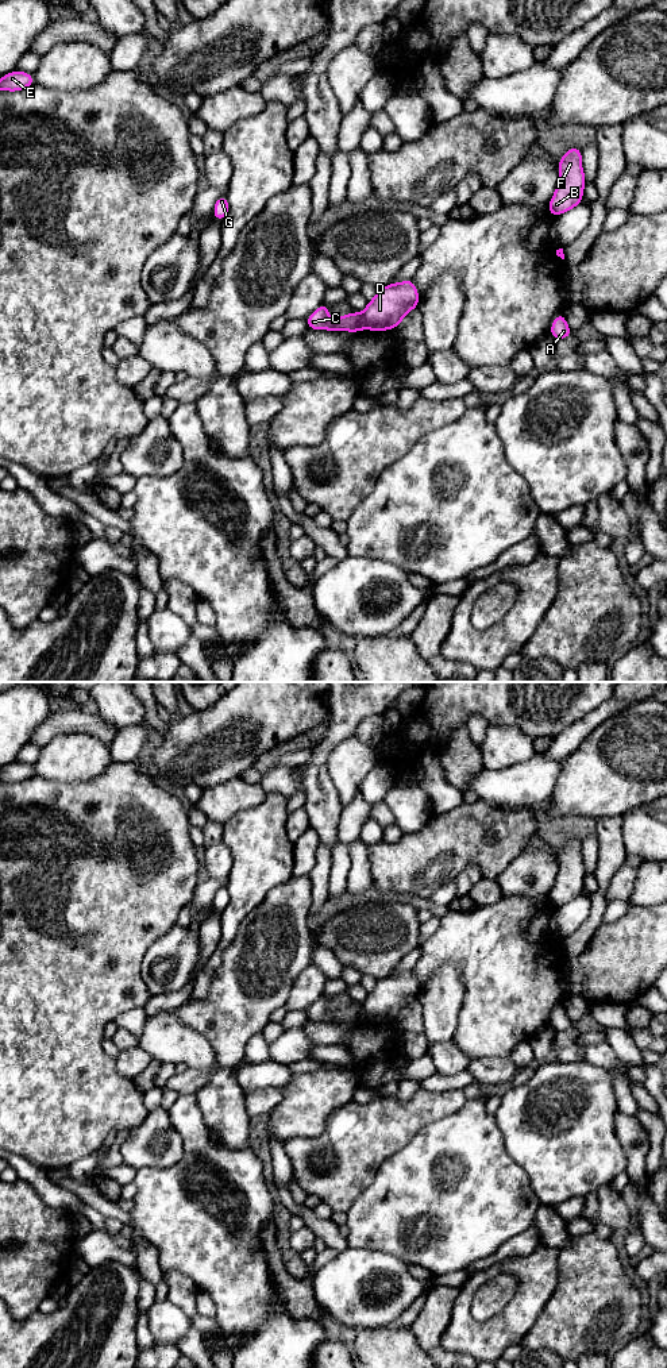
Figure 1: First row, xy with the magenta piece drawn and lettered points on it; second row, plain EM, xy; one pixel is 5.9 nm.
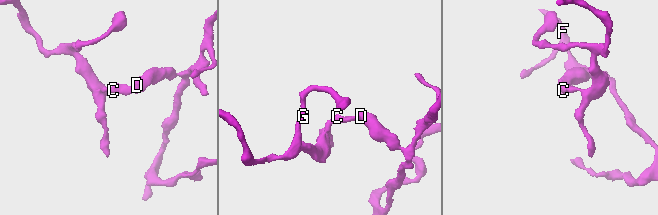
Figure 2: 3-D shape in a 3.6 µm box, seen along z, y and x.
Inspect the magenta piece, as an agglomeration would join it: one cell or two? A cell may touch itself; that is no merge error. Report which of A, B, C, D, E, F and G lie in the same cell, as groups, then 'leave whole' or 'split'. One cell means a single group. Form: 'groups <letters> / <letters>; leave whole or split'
groups A B D F / C E G; split

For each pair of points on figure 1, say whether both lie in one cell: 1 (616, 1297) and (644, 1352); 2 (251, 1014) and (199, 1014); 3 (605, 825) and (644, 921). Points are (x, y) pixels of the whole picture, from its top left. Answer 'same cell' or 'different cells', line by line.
1: different cells
2: same cell
3: different cells

